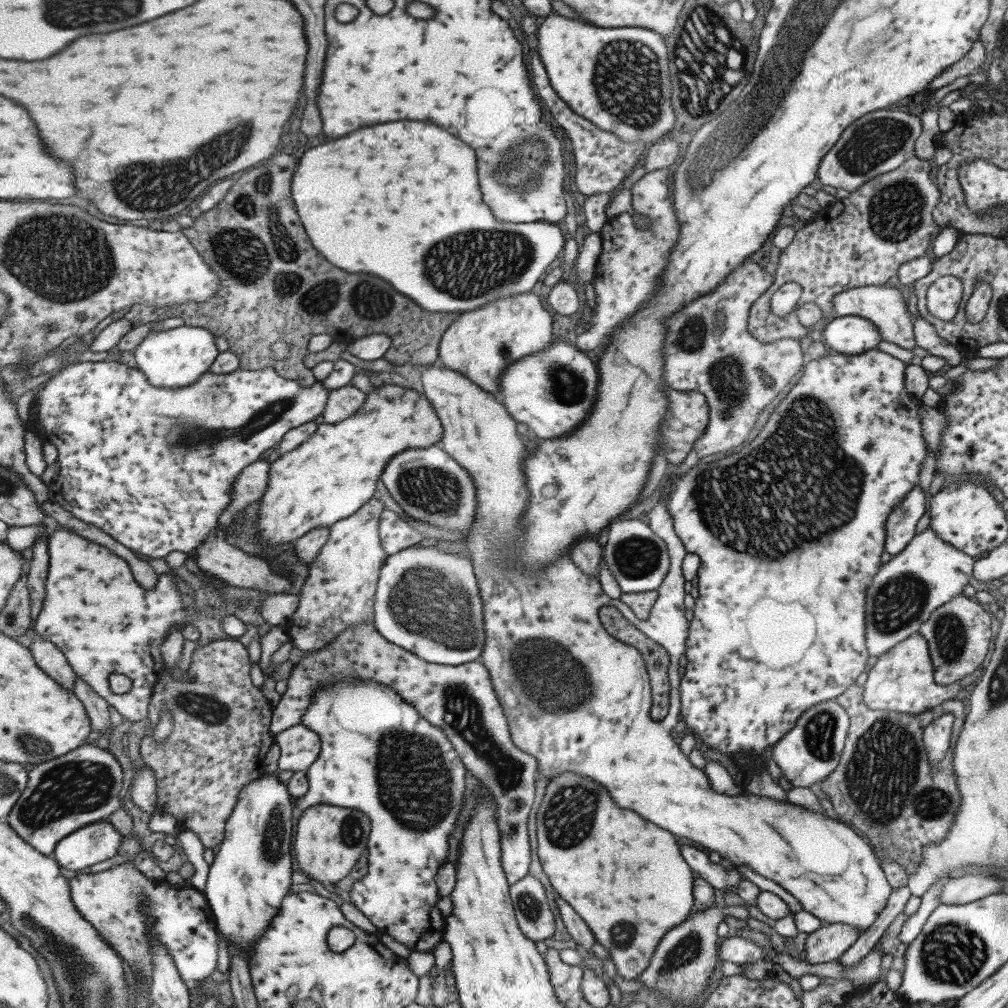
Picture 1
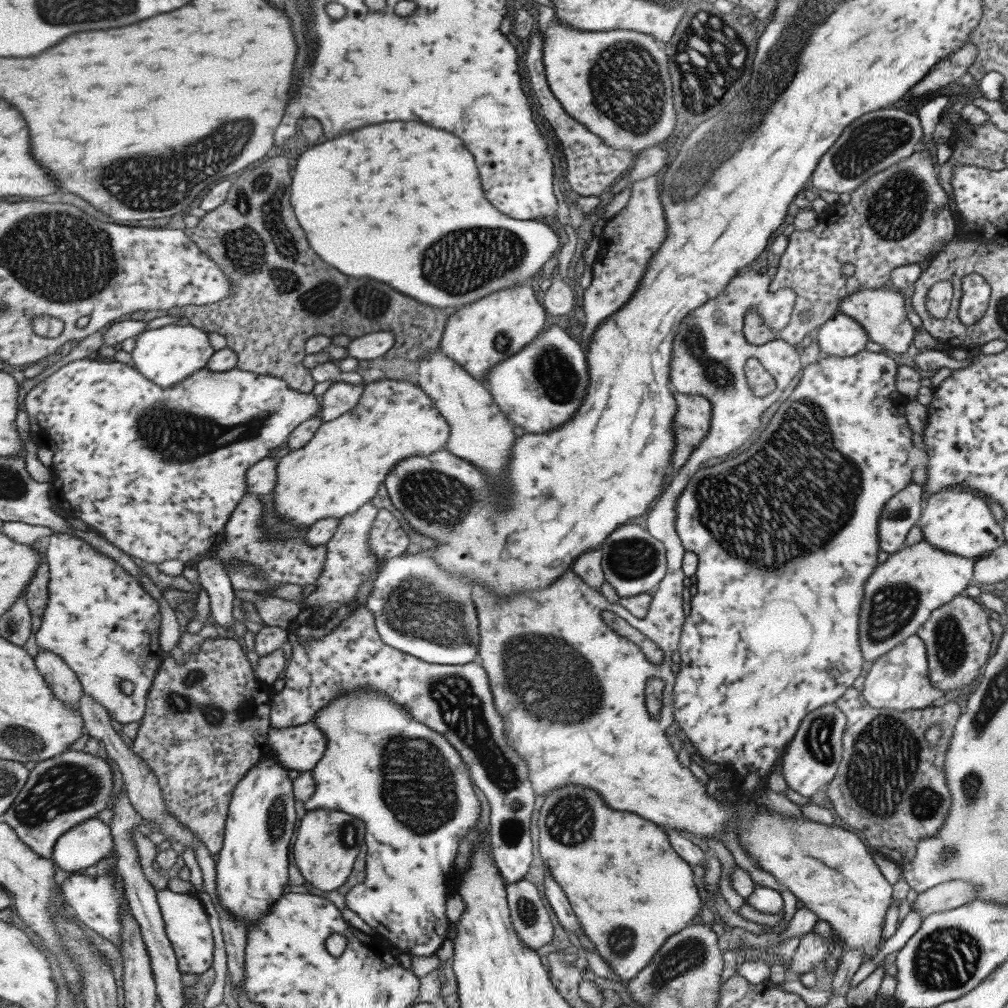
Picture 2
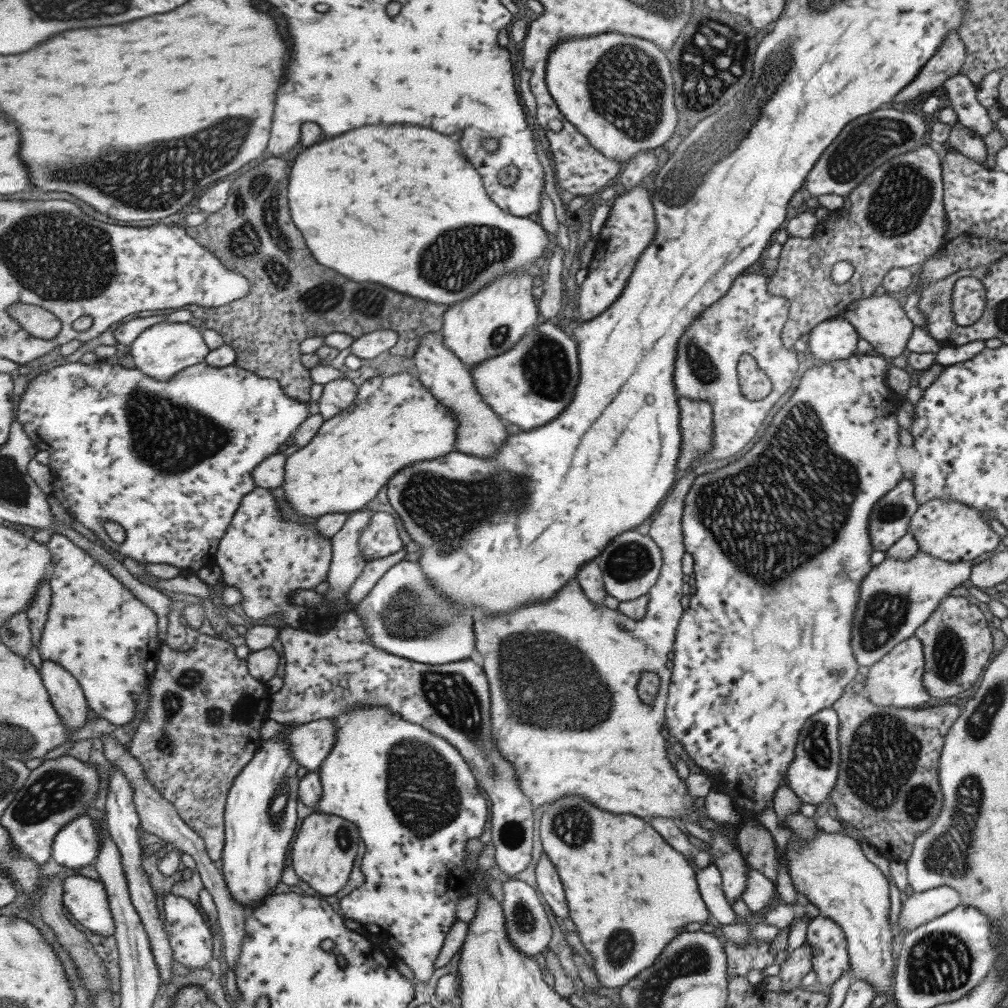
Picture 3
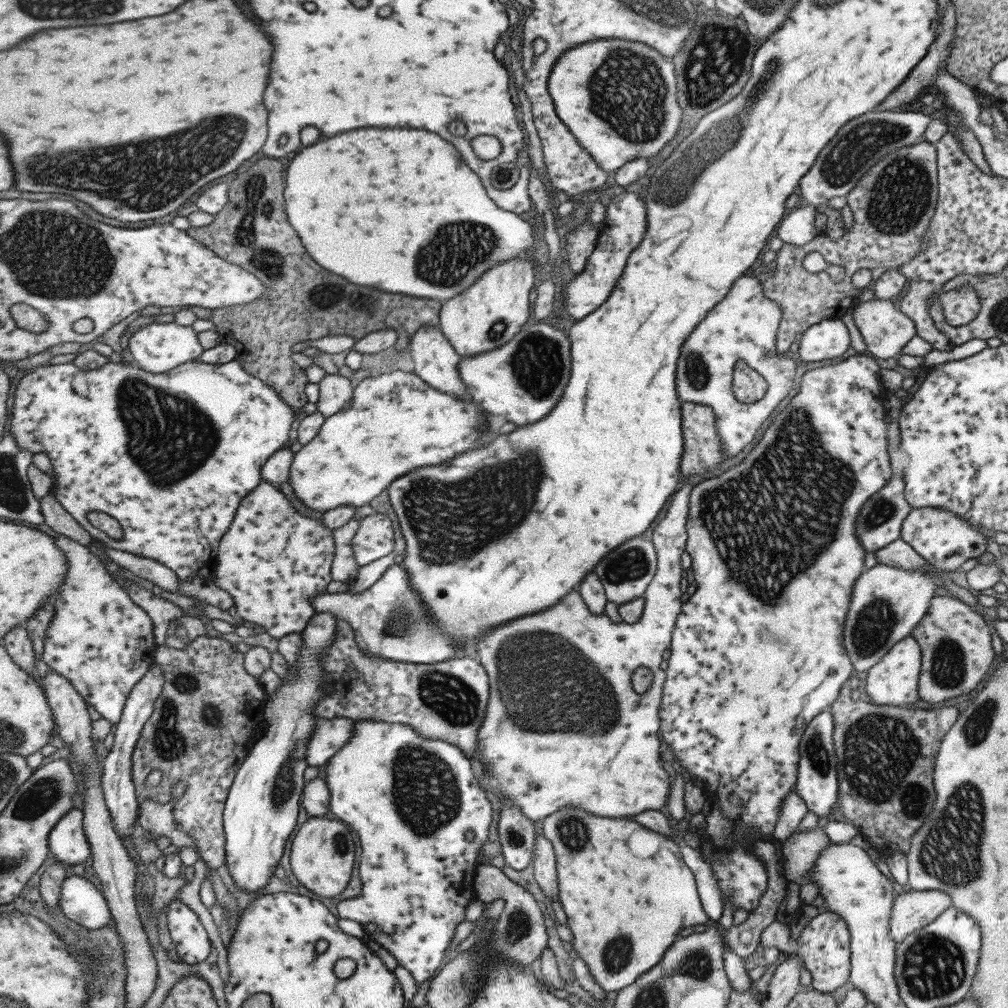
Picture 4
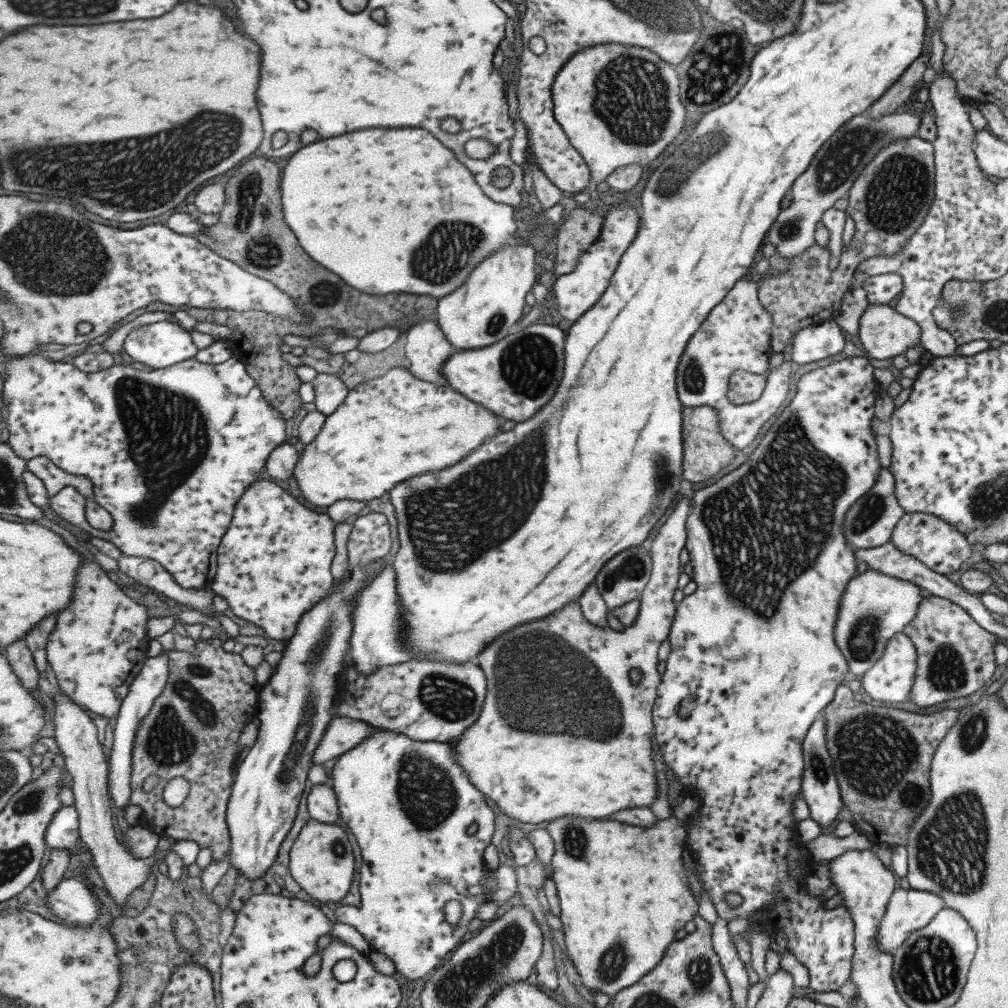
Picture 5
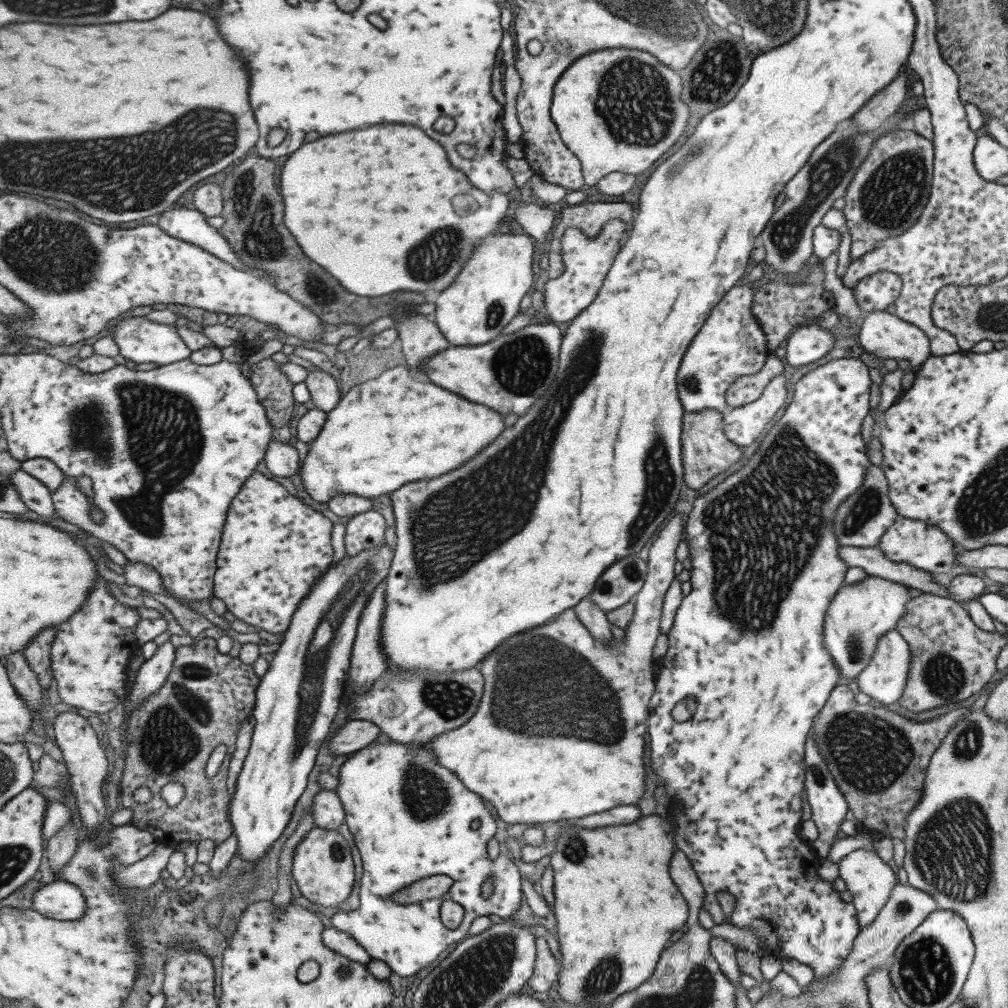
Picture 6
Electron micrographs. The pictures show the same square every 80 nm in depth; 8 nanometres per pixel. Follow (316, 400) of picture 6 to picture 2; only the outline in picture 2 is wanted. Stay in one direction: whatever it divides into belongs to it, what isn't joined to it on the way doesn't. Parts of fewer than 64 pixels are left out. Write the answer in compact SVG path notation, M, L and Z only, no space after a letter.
M337 382L323 396L321 410L322 420L331 422L347 412L353 411L363 397L364 386Z

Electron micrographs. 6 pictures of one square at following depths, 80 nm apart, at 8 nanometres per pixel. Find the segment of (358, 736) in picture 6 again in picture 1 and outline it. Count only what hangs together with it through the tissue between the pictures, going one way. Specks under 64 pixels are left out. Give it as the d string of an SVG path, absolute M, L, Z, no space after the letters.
M305 723L297 724L276 734L274 742L280 747L278 771L307 771L318 760L322 751L322 740L318 732Z

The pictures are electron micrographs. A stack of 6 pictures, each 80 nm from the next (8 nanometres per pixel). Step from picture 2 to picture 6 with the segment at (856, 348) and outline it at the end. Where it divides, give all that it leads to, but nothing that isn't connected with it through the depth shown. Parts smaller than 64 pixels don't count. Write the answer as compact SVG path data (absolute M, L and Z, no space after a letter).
M806 324L790 332L785 339L785 362L793 368L815 362L831 350L834 341L827 329Z

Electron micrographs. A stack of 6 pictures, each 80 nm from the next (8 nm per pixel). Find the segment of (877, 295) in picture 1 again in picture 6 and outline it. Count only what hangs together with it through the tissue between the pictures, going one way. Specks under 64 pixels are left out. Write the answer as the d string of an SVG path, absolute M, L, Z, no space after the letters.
M872 310L862 315L859 320L857 338L858 345L862 350L874 354L878 358L906 360L911 372L919 369L923 361L931 355L929 339L920 328L883 310Z

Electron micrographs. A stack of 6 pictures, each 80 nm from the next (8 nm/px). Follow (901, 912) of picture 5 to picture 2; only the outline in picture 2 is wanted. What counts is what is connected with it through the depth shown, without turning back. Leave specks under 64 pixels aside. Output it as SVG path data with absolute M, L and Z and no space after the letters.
M951 880L917 894L912 902L912 910L917 911L921 917L927 917L933 913L952 910L973 900L973 885L969 885L967 881Z

